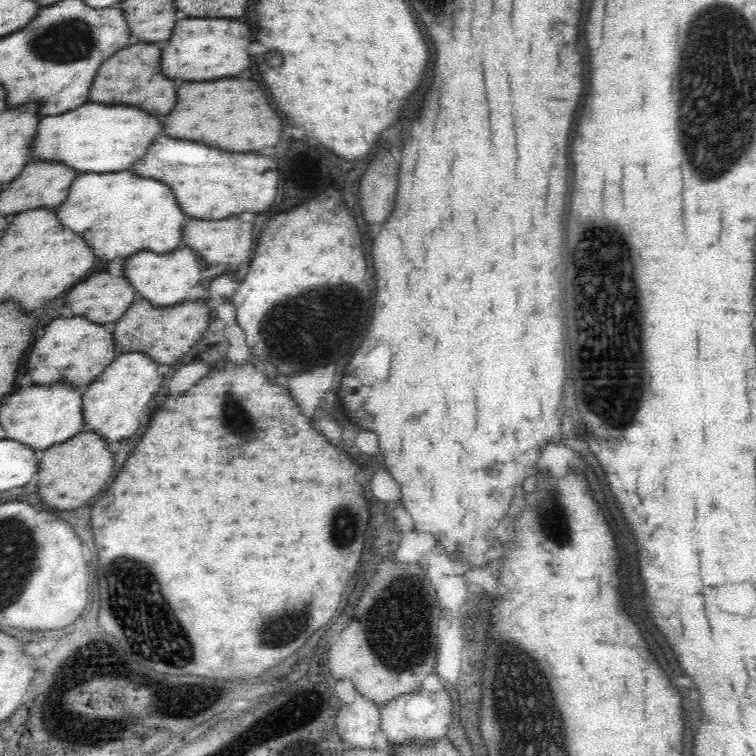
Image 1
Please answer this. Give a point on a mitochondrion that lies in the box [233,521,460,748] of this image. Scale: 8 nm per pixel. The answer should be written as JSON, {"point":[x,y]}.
{"point":[404,638]}

